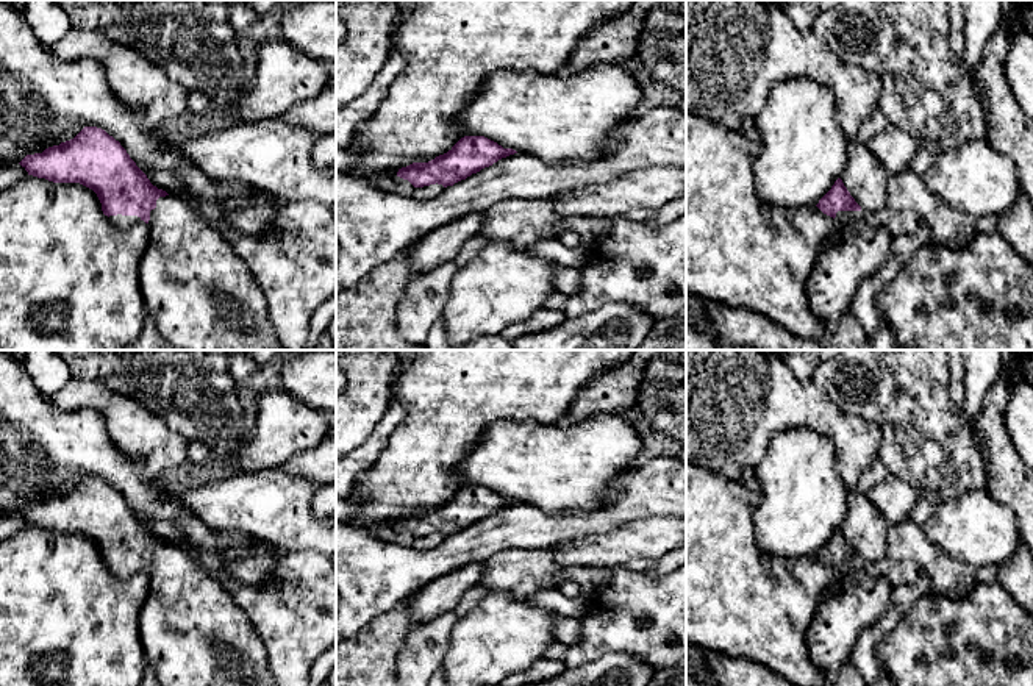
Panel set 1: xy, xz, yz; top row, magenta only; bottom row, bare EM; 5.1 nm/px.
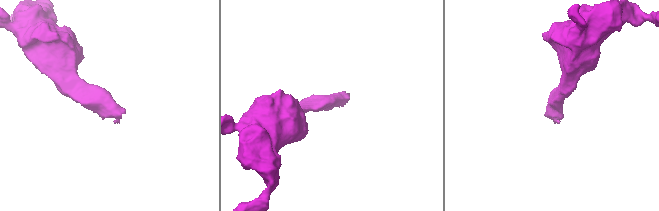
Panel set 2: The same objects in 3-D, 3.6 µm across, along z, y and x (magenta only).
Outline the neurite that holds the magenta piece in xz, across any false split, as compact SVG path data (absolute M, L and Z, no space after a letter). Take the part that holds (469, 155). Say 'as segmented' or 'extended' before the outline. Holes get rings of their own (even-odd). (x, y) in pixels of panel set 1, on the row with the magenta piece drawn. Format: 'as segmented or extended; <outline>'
as segmented; M464 136L447 153L399 169L397 177L414 188L436 183L447 188L514 153L484 136Z

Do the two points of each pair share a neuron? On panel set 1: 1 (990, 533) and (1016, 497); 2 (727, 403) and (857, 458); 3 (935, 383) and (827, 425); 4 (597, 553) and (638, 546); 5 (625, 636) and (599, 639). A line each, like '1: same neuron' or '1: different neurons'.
1: different neurons
2: same neuron
3: different neurons
4: same neuron
5: same neuron

